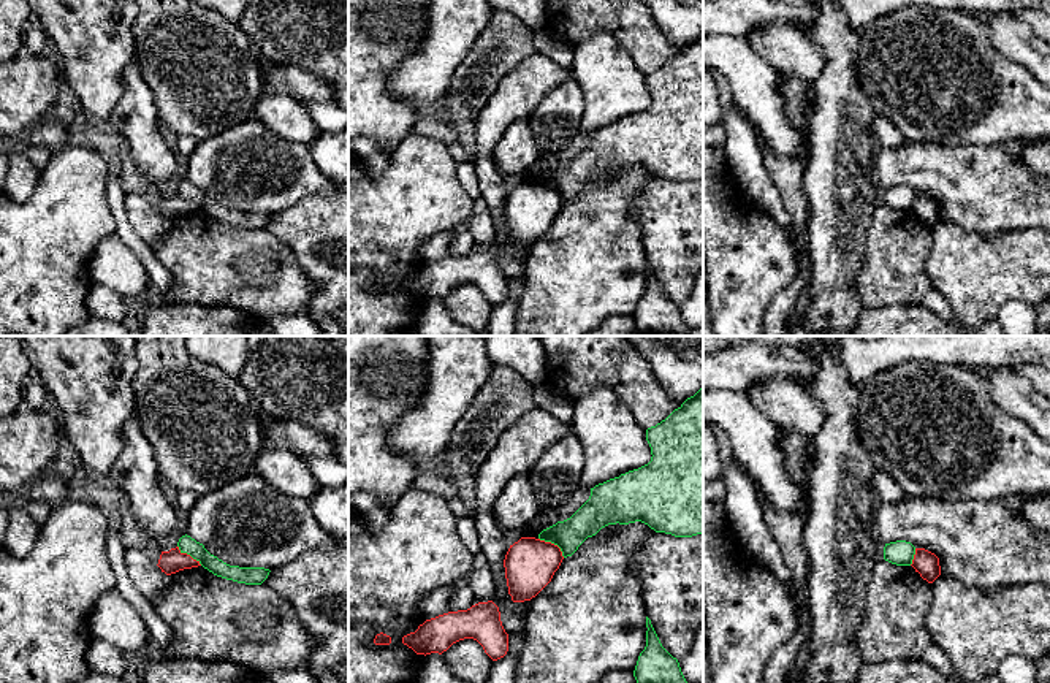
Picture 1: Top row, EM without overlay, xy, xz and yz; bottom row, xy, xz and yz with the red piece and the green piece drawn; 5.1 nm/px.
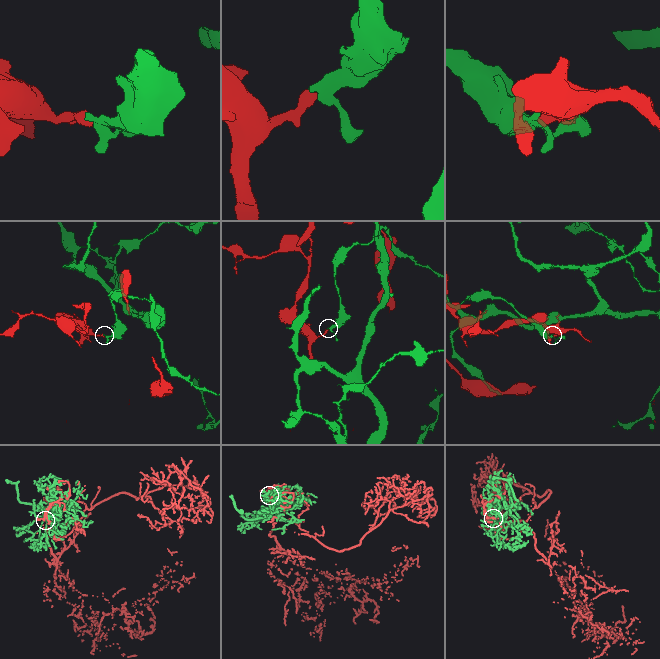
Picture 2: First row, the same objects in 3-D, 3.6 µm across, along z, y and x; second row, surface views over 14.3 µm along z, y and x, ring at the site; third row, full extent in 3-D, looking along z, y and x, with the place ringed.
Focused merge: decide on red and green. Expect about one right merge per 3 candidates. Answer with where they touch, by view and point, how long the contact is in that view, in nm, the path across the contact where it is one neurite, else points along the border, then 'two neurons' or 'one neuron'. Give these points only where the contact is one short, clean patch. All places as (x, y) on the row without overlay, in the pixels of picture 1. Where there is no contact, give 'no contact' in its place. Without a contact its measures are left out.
contact xz (553, 189); length 170 nm; border xz (539, 183), (553, 187), (564, 202); two neurons

